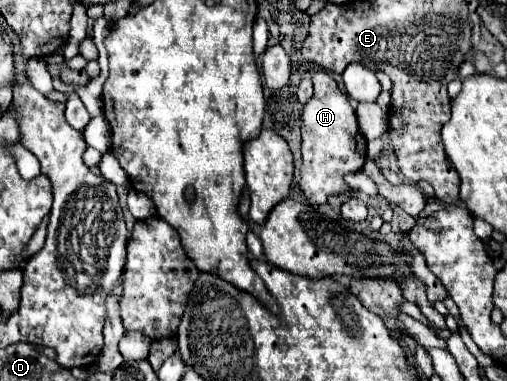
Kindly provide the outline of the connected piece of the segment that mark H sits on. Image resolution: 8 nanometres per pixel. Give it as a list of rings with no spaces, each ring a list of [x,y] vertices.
[[[314,73],[314,95],[302,111],[302,179],[300,189],[310,203],[322,205],[330,195],[346,193],[346,173],[360,171],[366,161],[366,139],[358,131],[358,121],[348,95],[338,87],[332,73]]]

